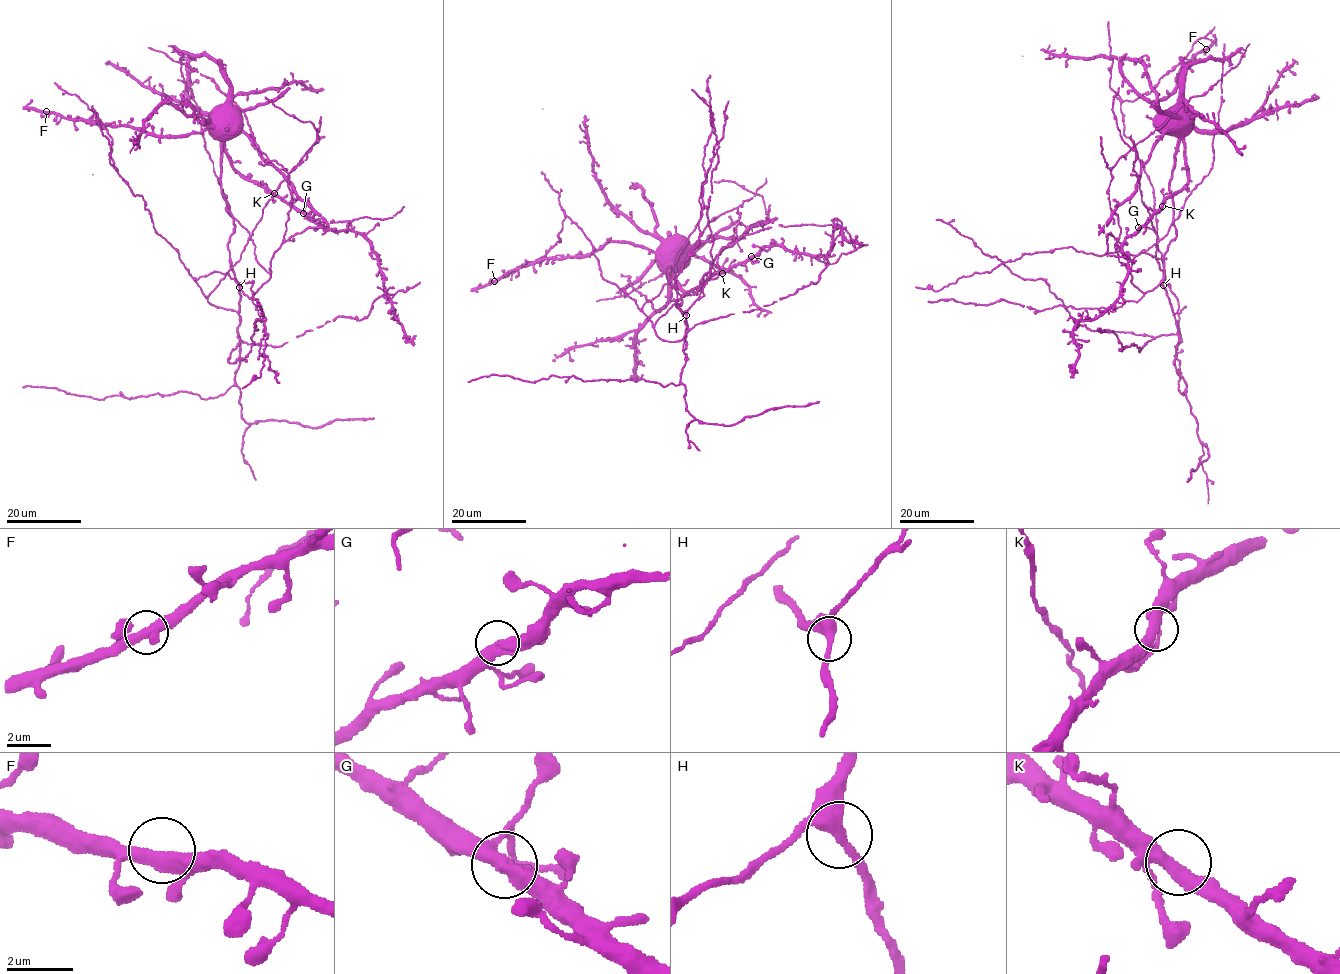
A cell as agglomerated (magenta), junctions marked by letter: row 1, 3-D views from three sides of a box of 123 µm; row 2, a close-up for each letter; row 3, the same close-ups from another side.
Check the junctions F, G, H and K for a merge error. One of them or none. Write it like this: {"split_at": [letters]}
{"split_at": []}

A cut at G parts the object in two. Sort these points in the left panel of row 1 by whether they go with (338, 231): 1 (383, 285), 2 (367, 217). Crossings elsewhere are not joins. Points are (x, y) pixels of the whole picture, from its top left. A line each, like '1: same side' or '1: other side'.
1: same side
2: other side

